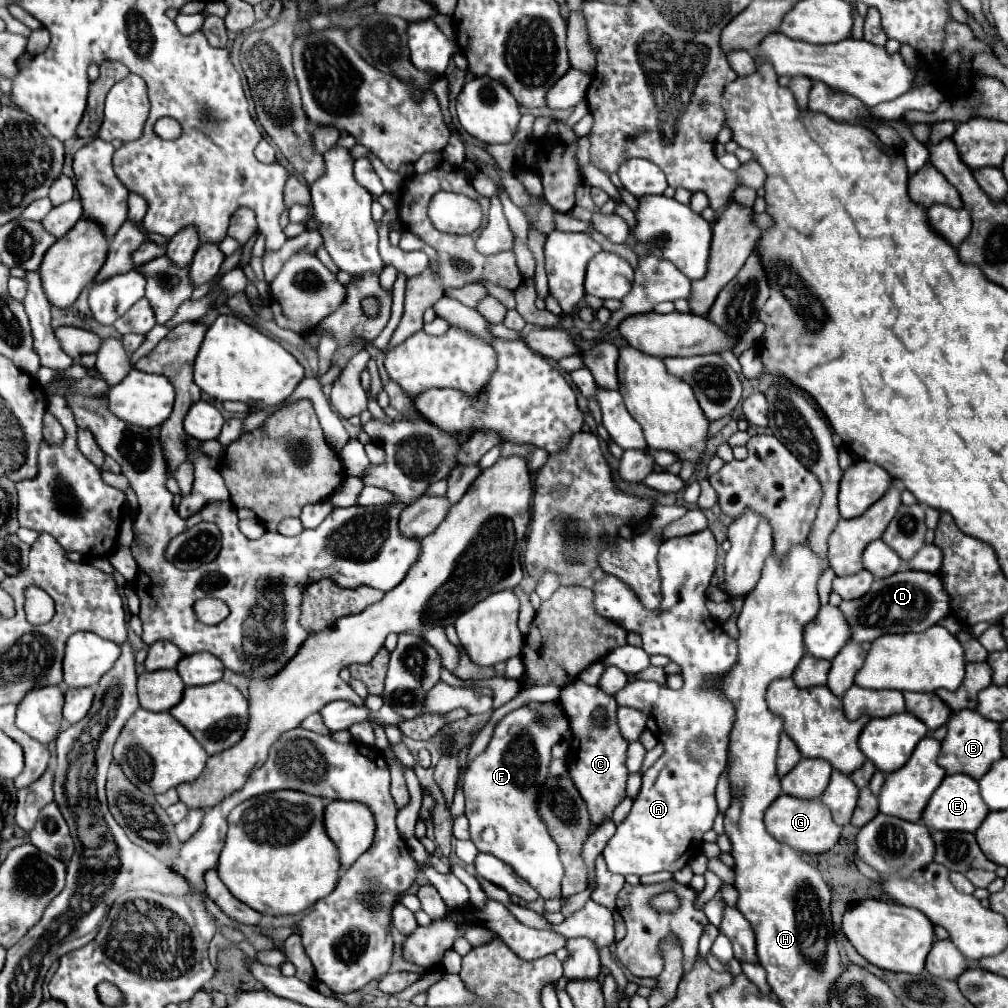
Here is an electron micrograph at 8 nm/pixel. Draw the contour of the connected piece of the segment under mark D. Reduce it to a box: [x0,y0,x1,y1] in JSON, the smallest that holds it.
[839,568,951,642]

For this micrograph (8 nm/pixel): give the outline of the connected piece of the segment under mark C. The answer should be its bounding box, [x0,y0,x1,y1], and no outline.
[559,680,629,826]

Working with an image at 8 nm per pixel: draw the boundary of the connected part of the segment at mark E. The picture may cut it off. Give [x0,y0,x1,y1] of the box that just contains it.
[923,774,989,832]

